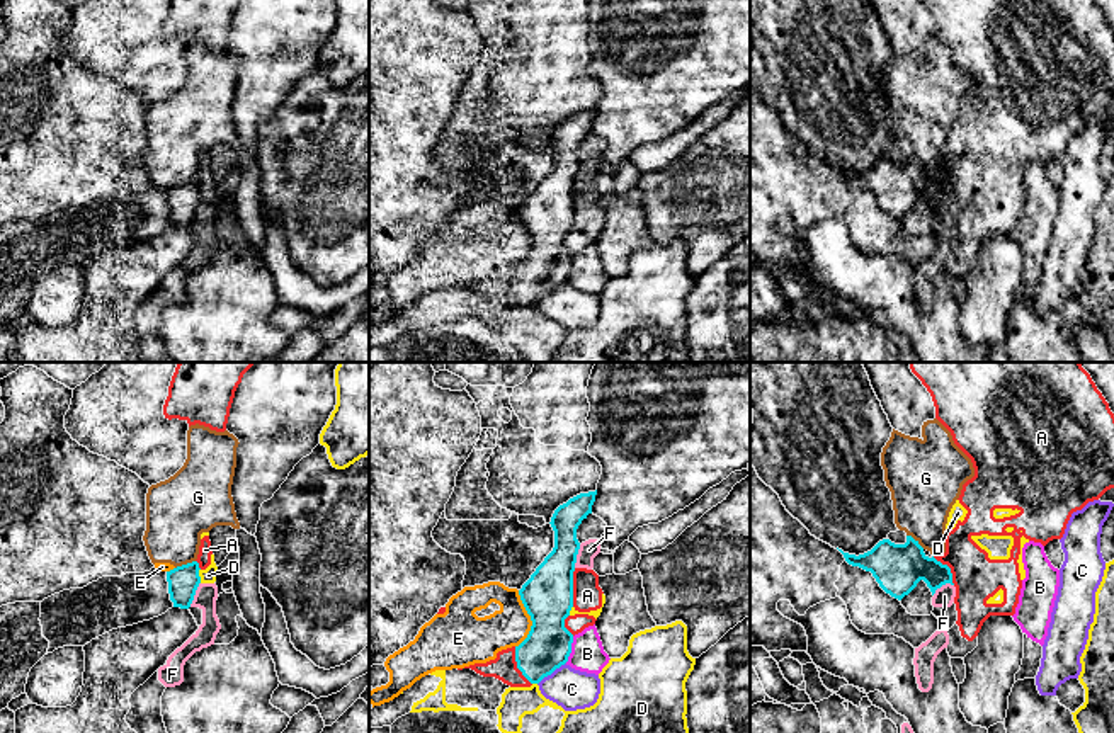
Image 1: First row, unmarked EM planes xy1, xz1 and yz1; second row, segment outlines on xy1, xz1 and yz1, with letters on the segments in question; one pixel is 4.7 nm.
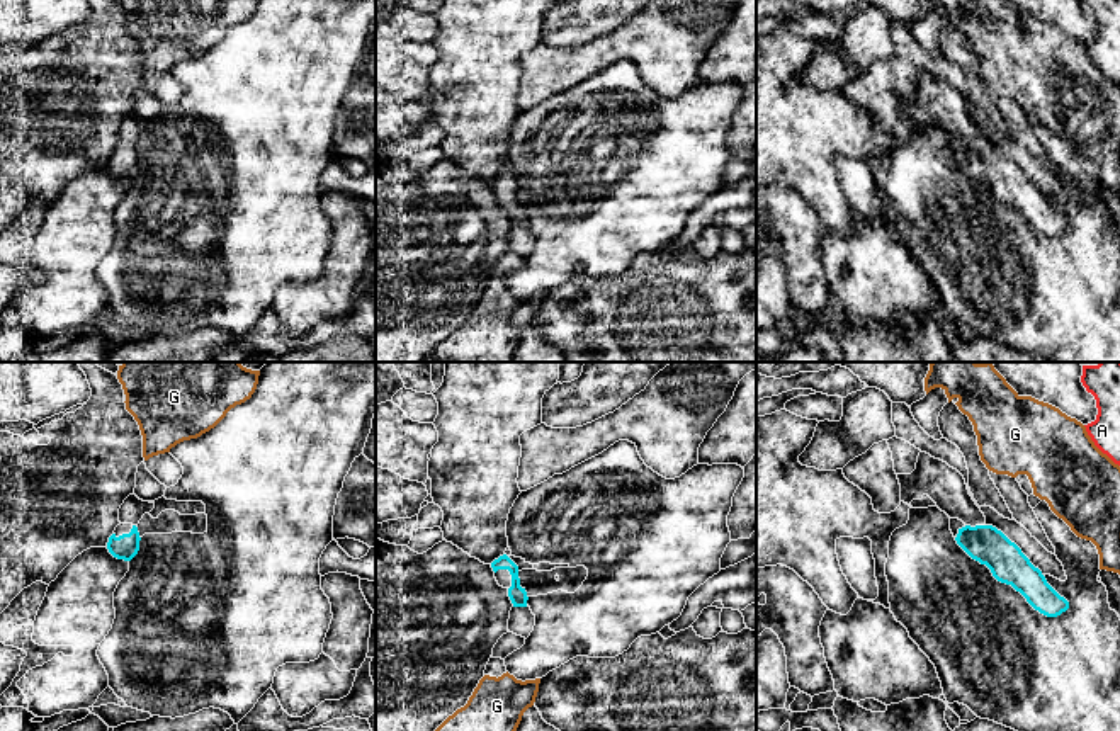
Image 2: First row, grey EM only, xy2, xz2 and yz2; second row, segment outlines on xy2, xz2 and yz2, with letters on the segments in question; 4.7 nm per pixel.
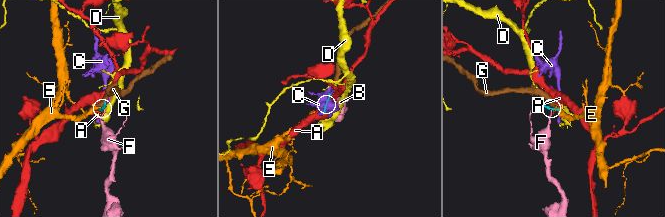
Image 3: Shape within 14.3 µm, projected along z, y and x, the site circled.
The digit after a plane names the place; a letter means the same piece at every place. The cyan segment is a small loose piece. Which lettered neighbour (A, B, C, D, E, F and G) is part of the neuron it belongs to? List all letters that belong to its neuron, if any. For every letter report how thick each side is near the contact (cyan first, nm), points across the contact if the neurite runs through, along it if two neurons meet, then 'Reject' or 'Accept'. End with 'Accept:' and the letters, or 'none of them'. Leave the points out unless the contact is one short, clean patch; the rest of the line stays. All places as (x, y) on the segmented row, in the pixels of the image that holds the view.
A: Thickness 240 nm (cyan) against 140 nm. Reject
B: Thickness 220 nm (cyan) against 160 nm. Boundary: xz1 (574, 636), (570, 655), (565, 662). Reject
C: Thickness 220 nm (cyan) against 190 nm. Boundary: xz1 (565, 662), (538, 684). Reject
D: Thickness 140 nm (cyan) against 70 nm. Reject
E: Thickness 240 nm (cyan) against 200 nm. Reject
F: Thickness 140 nm (cyan) against 110 nm. Boundary: xy1 (199, 582), (189, 606). Reject
G: Thickness 140 nm (cyan) against 300 nm. Boundary: xy1 (194, 560), (176, 568). Reject
Accept: none of them

